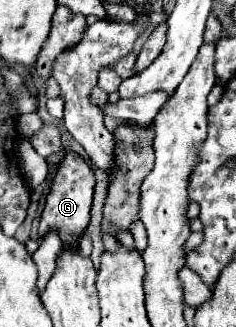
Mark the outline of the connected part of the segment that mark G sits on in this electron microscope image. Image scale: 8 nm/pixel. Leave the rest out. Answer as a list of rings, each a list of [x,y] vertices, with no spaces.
[[[73,149],[65,151],[65,157],[61,159],[55,179],[51,183],[51,191],[47,195],[47,203],[41,215],[41,223],[39,223],[39,235],[45,235],[47,229],[55,227],[61,235],[63,245],[77,245],[77,239],[81,237],[81,233],[85,231],[87,223],[89,223],[89,211],[91,211],[91,201],[93,201],[93,187],[95,187],[95,175],[91,171],[91,167],[87,165],[87,161],[75,153]]]

